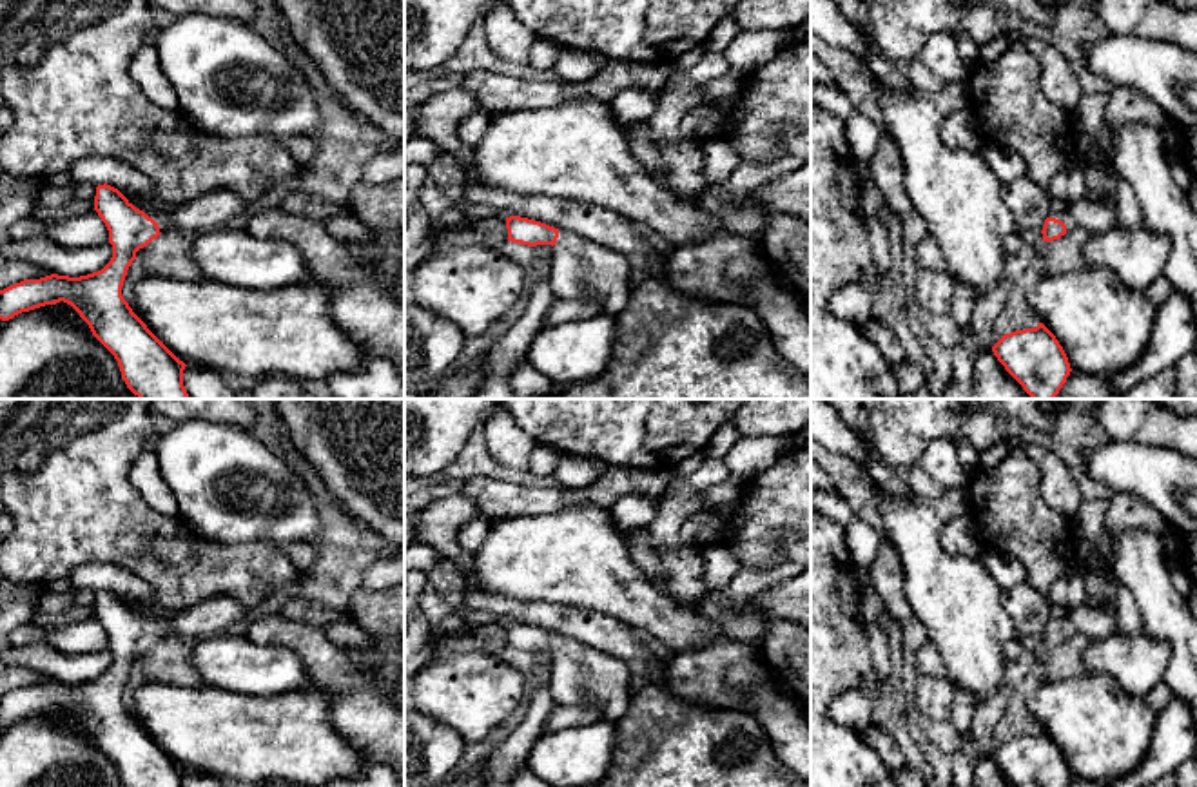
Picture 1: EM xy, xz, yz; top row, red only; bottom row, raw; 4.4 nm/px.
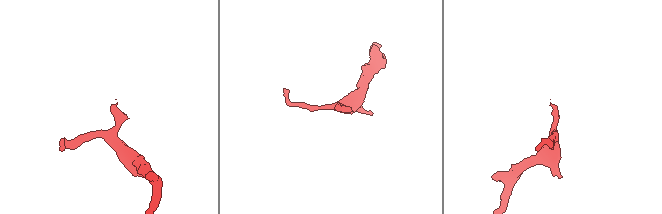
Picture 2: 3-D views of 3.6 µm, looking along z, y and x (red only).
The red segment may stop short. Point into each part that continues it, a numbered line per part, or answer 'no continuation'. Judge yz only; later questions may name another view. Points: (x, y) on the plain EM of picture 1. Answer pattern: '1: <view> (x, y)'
1: yz (1098, 622)

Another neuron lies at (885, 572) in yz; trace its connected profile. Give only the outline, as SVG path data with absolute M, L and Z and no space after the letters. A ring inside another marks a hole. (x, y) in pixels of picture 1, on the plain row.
M883 539L874 562L867 569L885 611L900 624L903 647L918 651L929 640L929 635L905 598L898 549Z

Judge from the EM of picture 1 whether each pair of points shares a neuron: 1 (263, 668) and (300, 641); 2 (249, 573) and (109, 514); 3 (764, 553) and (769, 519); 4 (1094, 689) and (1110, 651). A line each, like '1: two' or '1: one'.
1: two
2: one
3: one
4: two

